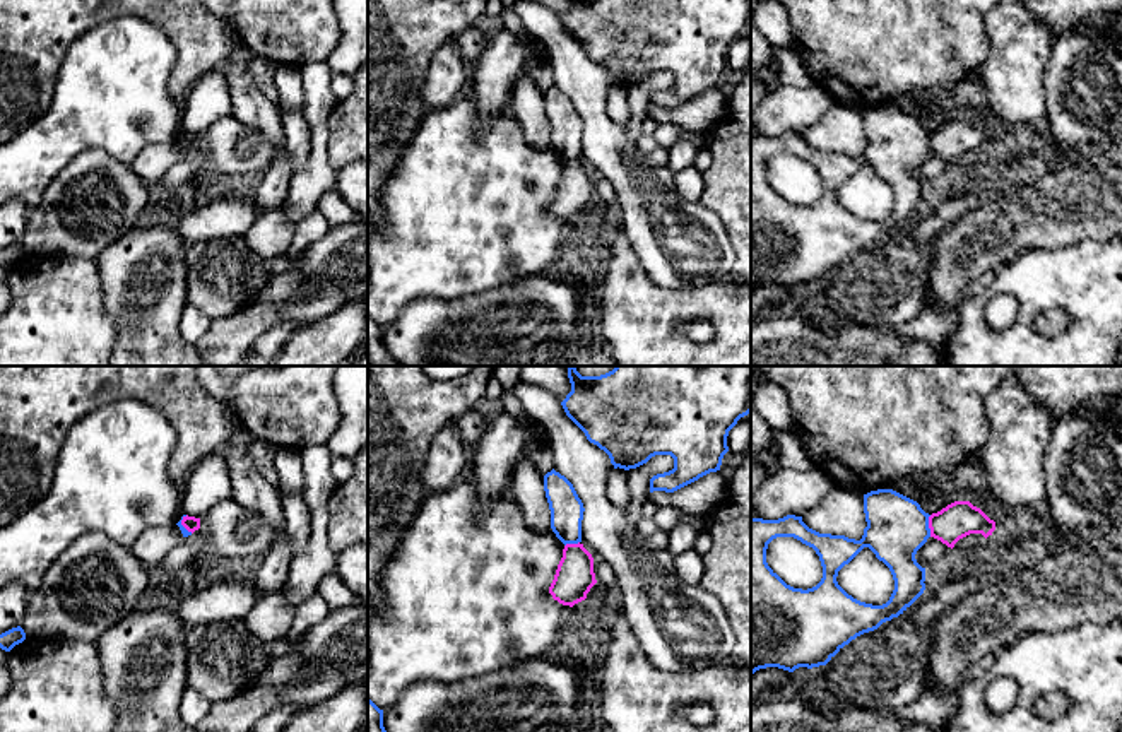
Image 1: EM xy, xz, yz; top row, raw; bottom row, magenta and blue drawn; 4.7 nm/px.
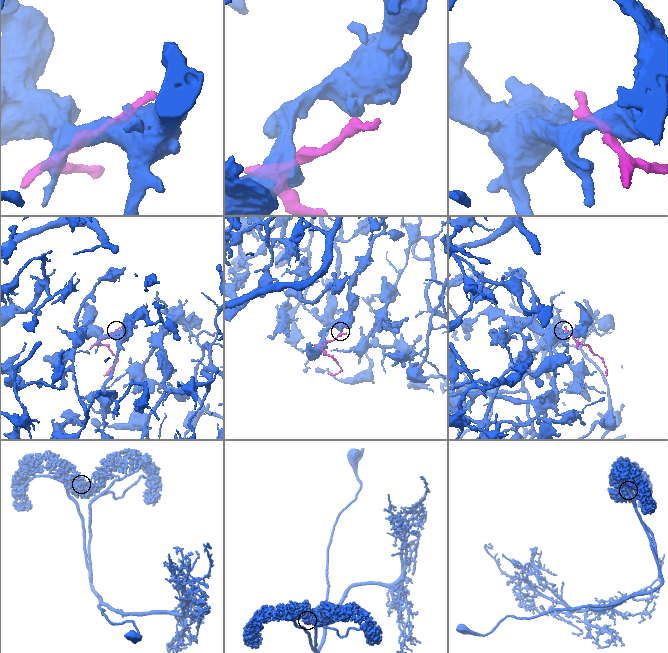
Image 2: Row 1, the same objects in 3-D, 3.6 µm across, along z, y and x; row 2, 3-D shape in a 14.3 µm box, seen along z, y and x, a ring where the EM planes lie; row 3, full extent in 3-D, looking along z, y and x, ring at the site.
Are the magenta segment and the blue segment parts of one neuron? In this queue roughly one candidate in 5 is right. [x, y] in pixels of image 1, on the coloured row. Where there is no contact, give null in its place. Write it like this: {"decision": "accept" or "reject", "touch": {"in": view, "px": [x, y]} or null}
{"decision": "reject", "touch": {"in": "yz", "px": [929, 525]}}

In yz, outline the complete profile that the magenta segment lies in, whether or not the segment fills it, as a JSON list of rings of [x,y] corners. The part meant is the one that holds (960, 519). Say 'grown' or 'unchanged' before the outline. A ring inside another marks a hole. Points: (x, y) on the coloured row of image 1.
unchanged | [[[954,501],[929,517],[929,528],[930,537],[953,549],[970,534],[982,534],[987,539],[995,530],[995,522],[970,501]]]

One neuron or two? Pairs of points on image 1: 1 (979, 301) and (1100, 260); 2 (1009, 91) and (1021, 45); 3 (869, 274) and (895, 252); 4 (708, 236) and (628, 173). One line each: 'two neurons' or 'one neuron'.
1: one neuron
2: one neuron
3: one neuron
4: one neuron

